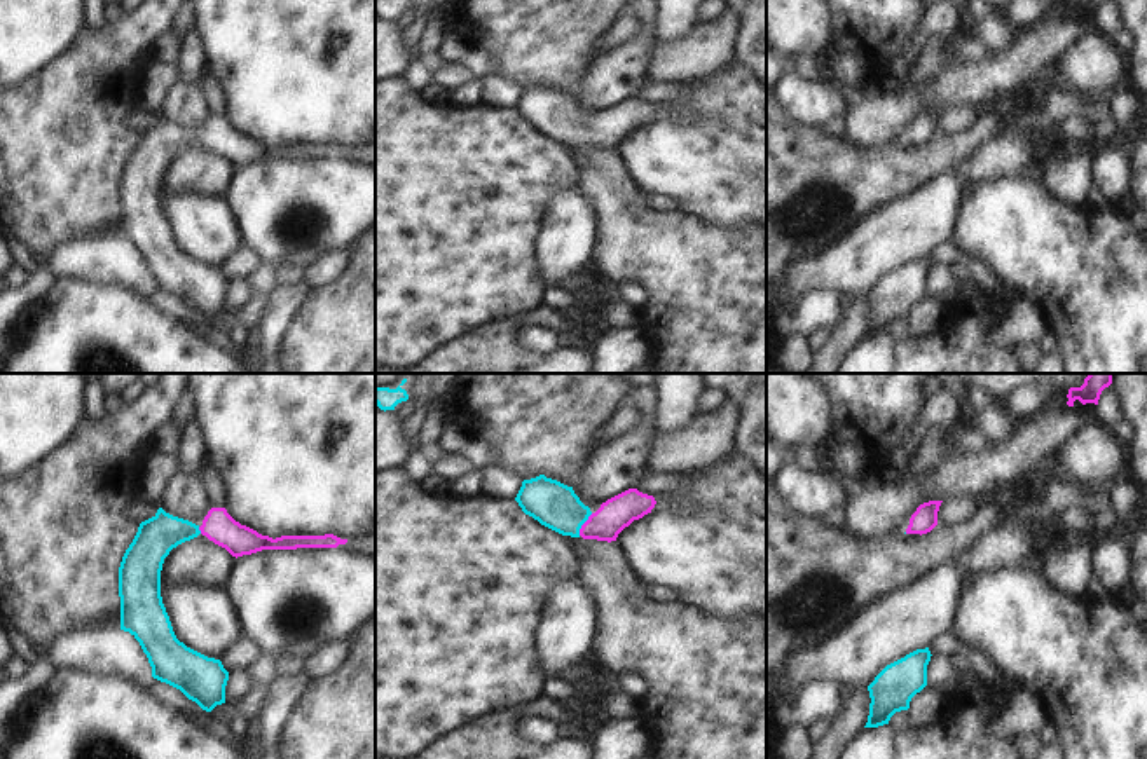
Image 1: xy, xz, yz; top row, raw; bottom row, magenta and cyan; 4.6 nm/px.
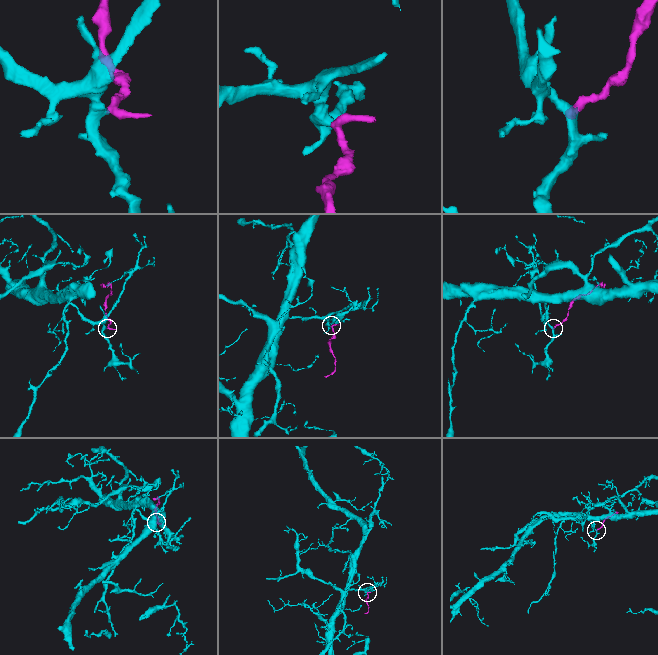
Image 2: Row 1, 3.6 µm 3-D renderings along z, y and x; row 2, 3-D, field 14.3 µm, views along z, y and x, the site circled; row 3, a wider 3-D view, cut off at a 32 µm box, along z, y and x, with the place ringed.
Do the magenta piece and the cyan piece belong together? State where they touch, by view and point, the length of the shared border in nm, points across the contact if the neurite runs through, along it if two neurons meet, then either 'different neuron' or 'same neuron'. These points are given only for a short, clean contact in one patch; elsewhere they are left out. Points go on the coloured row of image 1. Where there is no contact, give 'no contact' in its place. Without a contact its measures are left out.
contact xz (583, 524); length 120 nm; way xz (618, 512), (604, 524), (583, 524), (554, 505); same neuron

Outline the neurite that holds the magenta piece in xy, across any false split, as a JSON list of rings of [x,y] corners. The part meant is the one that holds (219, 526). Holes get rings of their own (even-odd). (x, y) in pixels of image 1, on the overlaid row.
[[[162,508],[140,523],[119,567],[120,630],[140,642],[154,679],[180,689],[203,710],[211,712],[225,703],[229,672],[220,660],[208,658],[176,639],[161,597],[164,558],[199,534],[236,558],[262,550],[337,548],[347,539],[333,534],[272,539],[236,522],[225,508],[211,508],[201,527]]]

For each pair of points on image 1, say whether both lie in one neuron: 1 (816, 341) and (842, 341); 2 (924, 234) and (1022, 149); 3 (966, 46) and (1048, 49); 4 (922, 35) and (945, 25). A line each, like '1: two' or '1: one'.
1: two
2: one
3: two
4: one

